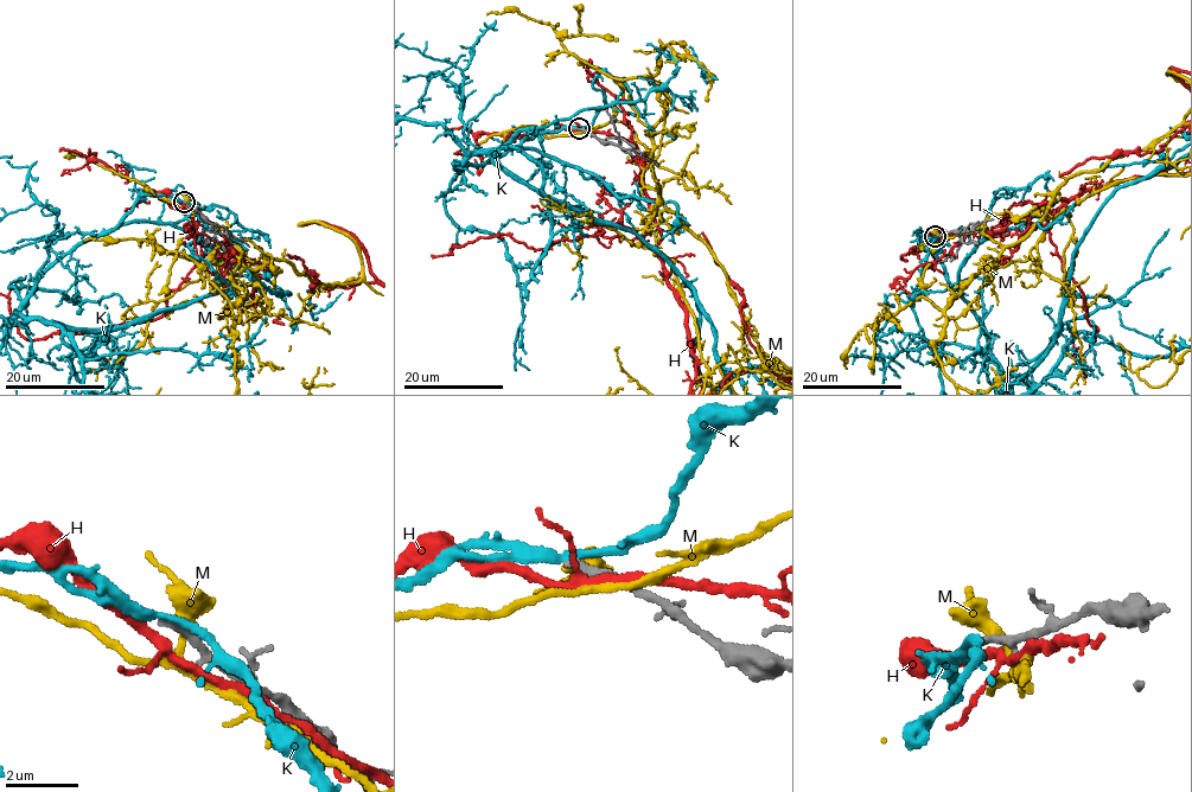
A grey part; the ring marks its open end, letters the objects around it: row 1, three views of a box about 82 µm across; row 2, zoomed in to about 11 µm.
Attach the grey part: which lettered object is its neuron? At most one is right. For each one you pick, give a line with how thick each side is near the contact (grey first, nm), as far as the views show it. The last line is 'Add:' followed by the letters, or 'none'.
K: 200 nm thick on the grey side, 220 nm on the other
Add: K

